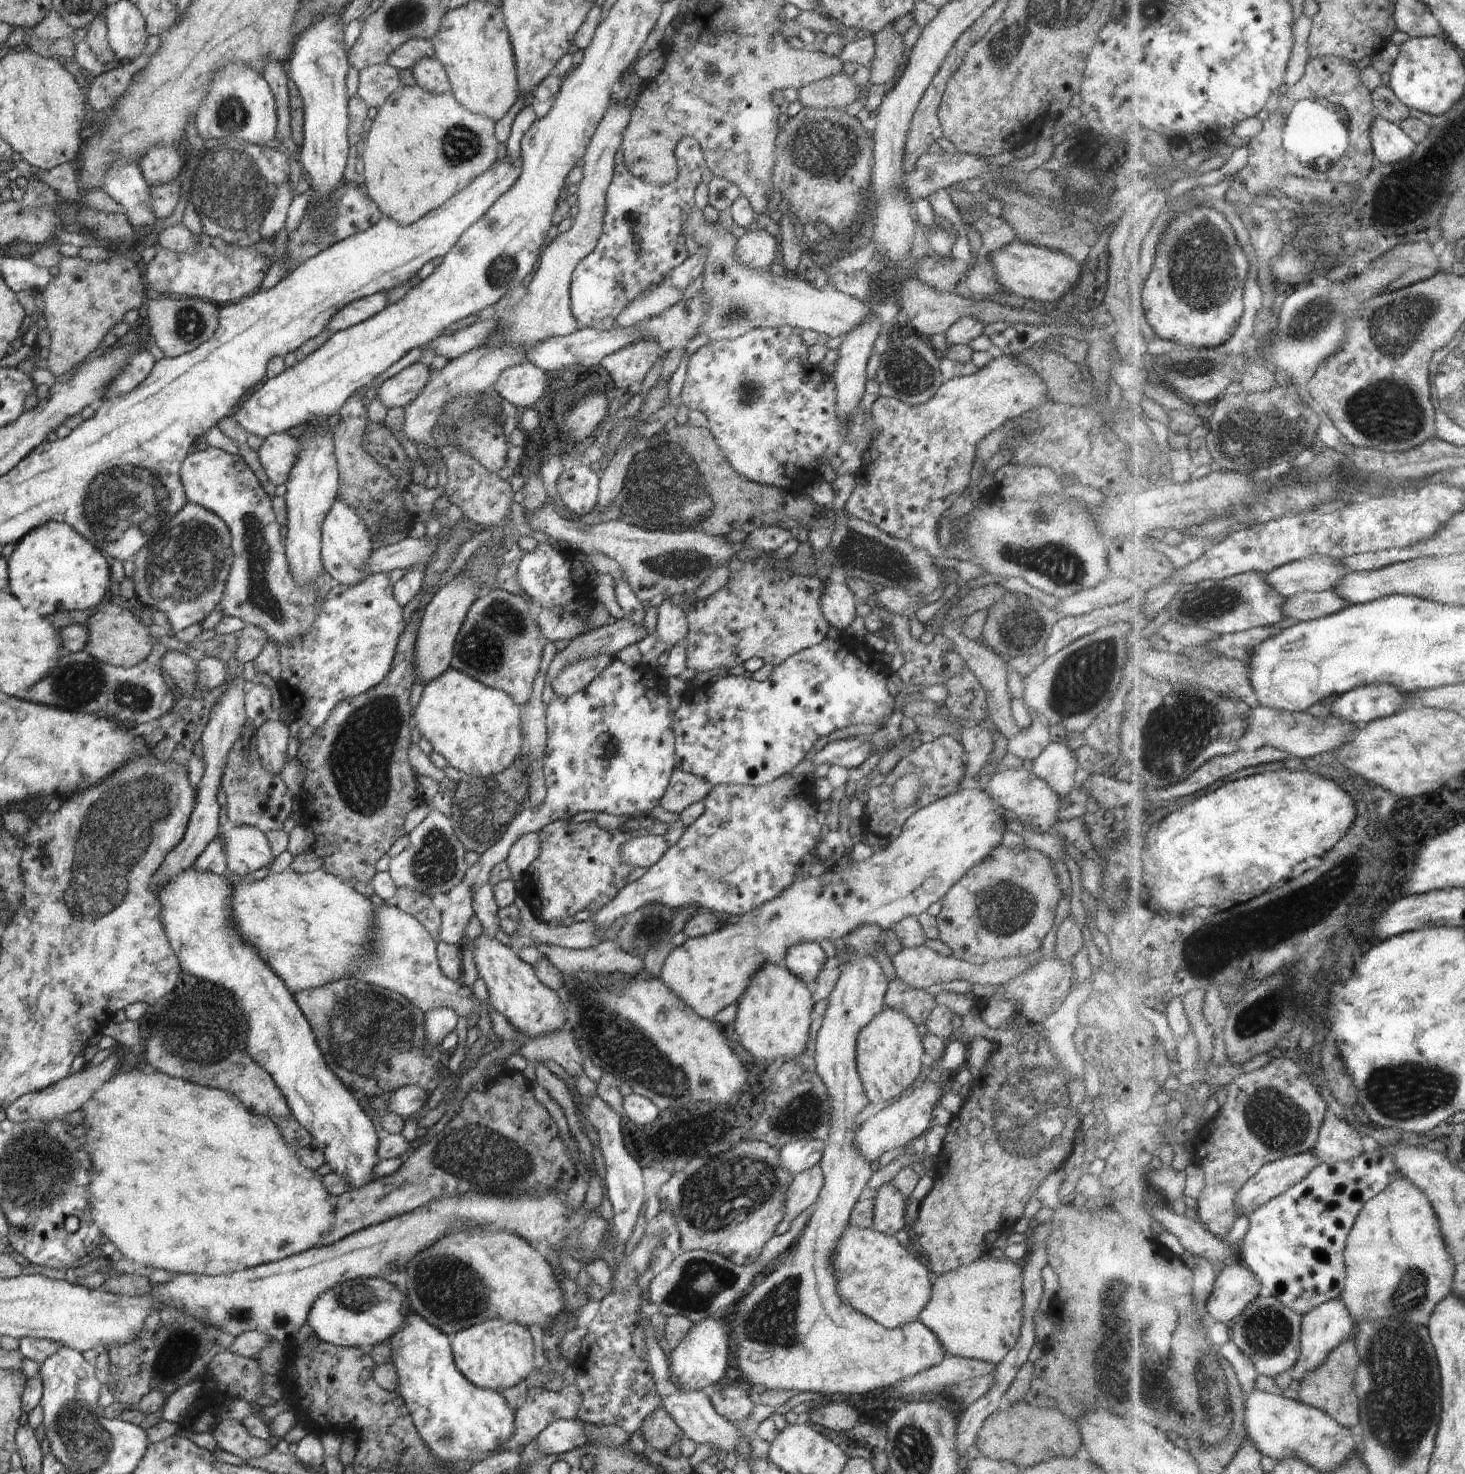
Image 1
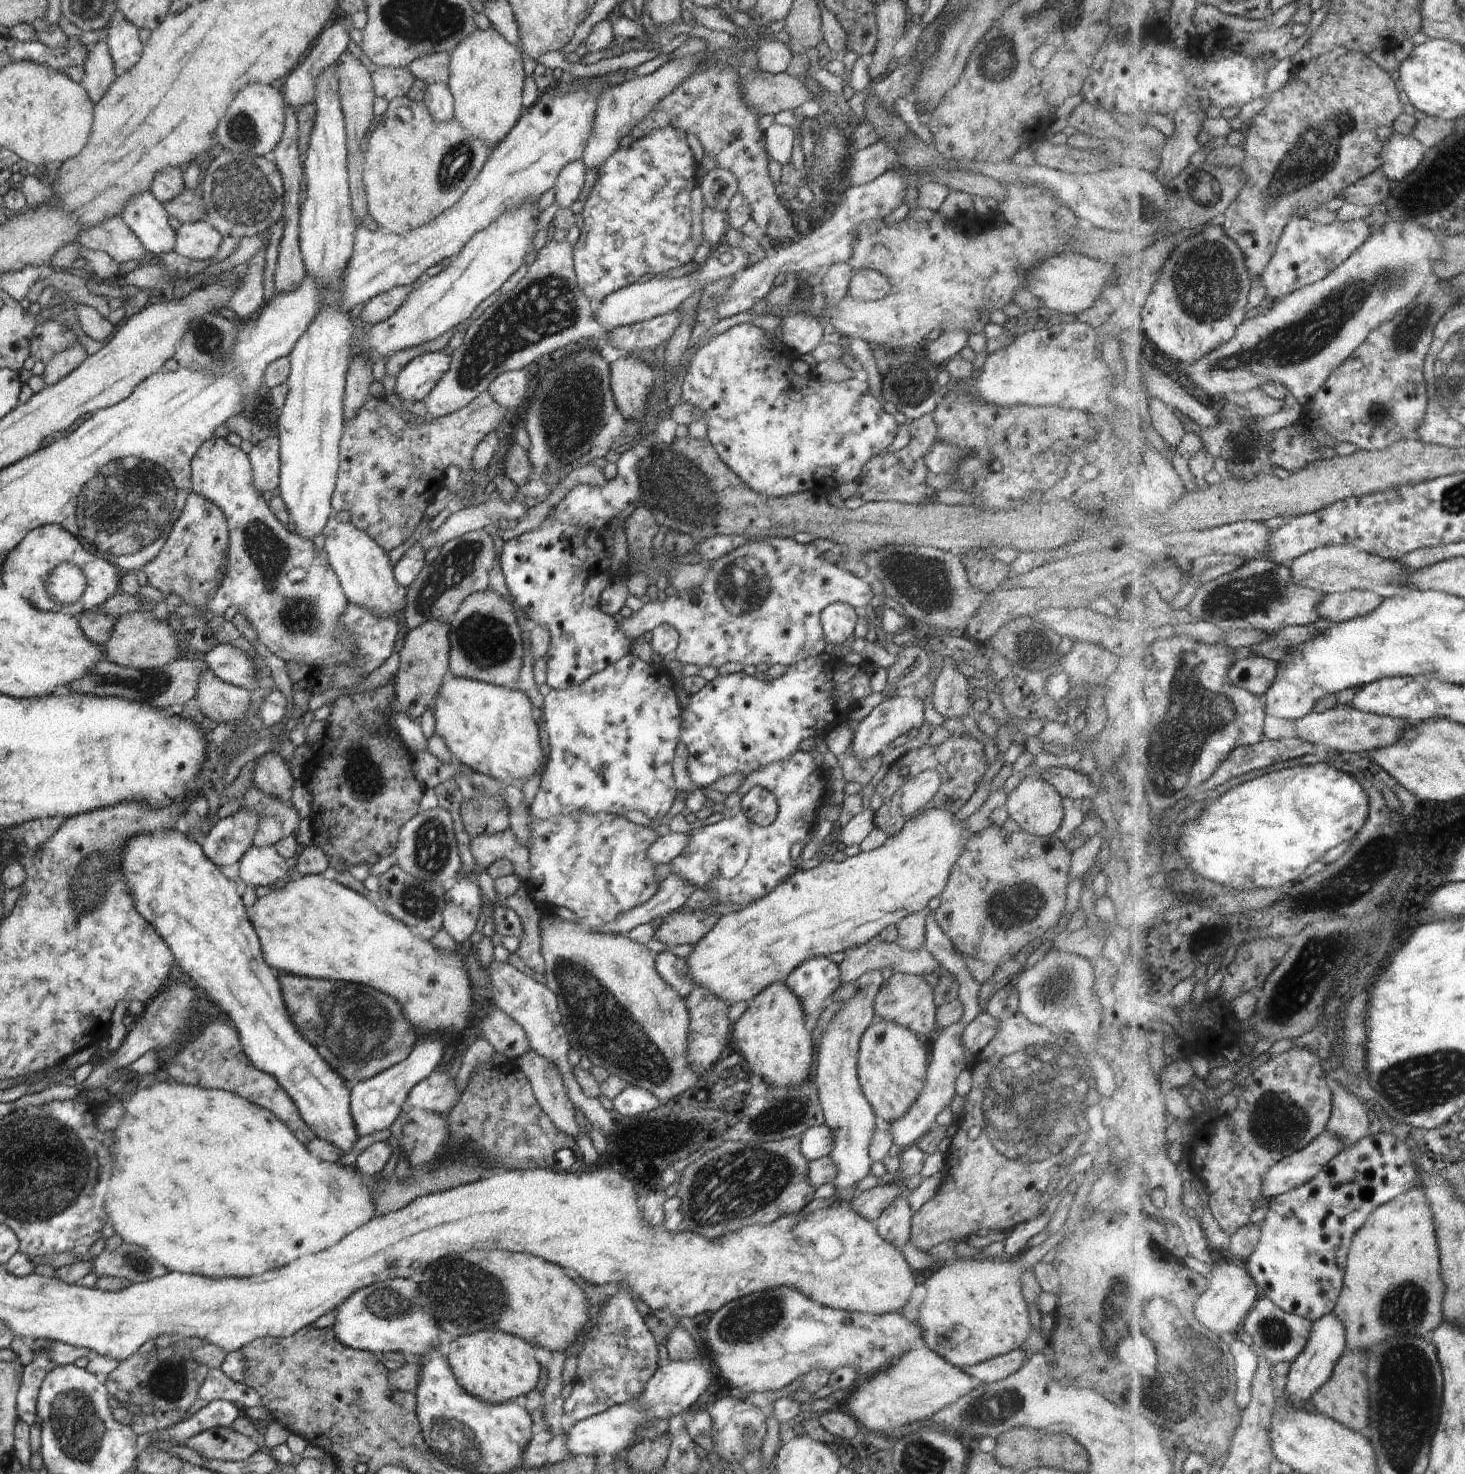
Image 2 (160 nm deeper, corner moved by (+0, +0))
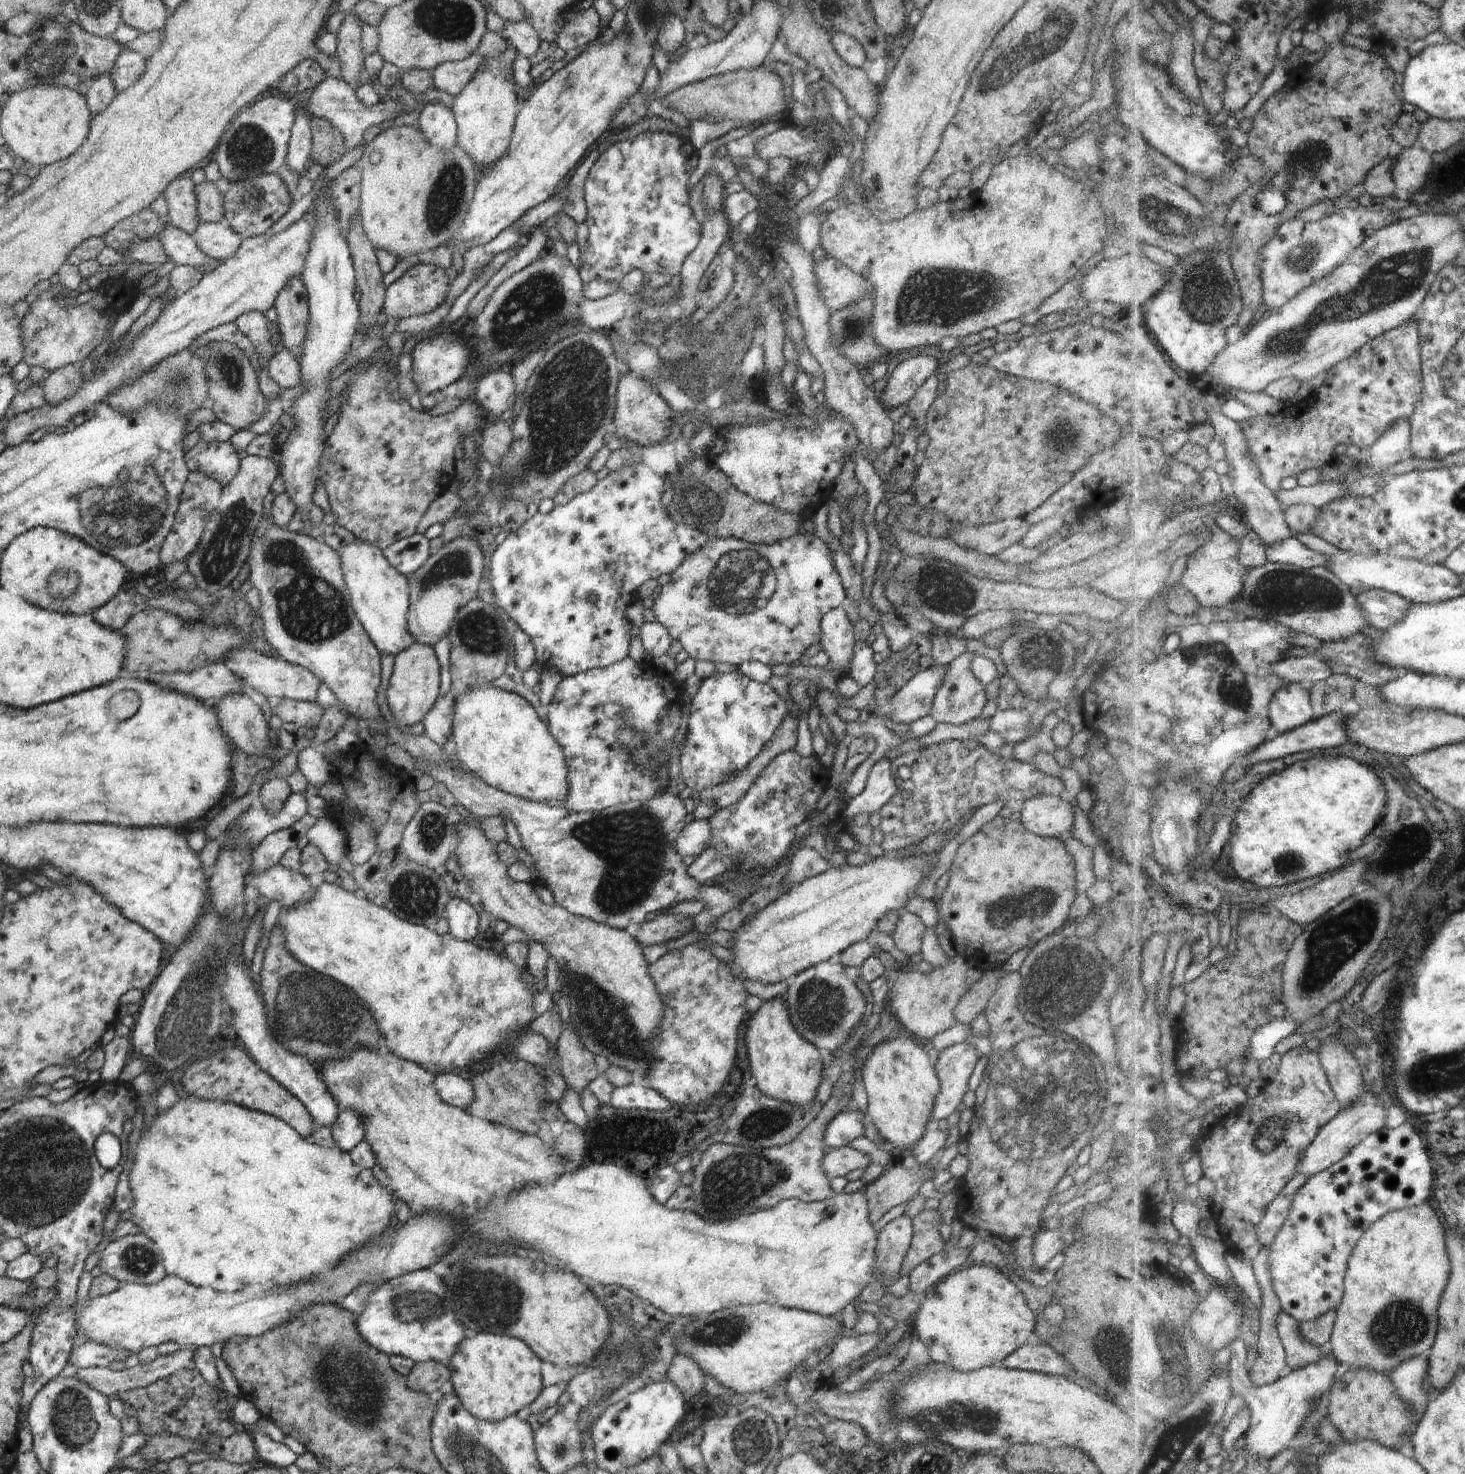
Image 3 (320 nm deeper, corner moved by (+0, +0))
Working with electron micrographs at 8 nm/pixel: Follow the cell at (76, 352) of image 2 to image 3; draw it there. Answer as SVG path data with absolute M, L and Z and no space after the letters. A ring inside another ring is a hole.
M81 364L68 365L49 373L45 380L45 400L57 405L75 395L83 384Z

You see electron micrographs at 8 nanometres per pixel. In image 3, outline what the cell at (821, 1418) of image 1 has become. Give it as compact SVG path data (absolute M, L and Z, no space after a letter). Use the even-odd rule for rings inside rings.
M832 1419L830 1423L821 1426L821 1431L828 1442L850 1454L858 1452L868 1442L864 1430L850 1421Z

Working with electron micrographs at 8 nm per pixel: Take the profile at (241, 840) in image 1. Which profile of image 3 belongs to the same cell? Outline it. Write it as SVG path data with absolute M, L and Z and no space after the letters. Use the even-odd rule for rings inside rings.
M280 864L263 873L254 873L250 870L246 885L249 890L258 892L267 901L278 902L282 913L312 900L317 889L308 877Z

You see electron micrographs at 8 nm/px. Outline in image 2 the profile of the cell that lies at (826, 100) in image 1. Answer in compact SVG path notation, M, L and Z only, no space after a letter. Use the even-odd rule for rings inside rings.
M761 69L743 70L742 88L746 104L756 108L760 117L795 109L816 97L804 86L803 80L786 73L772 74Z

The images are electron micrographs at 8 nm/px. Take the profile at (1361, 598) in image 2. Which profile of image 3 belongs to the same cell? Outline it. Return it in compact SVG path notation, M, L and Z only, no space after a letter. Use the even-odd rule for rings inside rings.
M1369 589L1356 595L1372 628L1382 631L1402 622L1412 608L1412 602L1404 596L1380 589Z

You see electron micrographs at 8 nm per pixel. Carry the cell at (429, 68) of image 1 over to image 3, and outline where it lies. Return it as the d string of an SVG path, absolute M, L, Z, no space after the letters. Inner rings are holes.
M442 102L424 106L416 125L434 149L449 150L457 144L457 123L451 108Z

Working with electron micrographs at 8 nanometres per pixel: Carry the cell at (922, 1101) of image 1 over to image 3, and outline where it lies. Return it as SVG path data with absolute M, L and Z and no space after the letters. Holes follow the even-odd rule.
M968 1042L948 1046L934 1055L938 1056L934 1072L940 1082L940 1092L936 1094L928 1122L945 1119L963 1106L962 1098L969 1090L970 1074L981 1056Z

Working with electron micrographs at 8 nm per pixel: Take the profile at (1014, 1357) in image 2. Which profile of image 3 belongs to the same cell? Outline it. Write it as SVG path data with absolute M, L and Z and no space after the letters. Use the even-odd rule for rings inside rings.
M1033 1341L1006 1356L1000 1364L1004 1368L1018 1371L1035 1371L1062 1377L1074 1375L1071 1365L1054 1350L1054 1346L1037 1344Z

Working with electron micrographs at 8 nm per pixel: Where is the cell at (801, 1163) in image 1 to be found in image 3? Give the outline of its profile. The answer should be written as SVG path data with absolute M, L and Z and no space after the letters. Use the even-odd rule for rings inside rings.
M849 1107L834 1120L828 1122L824 1130L824 1146L838 1149L852 1143L857 1138L864 1137L864 1114L856 1107Z

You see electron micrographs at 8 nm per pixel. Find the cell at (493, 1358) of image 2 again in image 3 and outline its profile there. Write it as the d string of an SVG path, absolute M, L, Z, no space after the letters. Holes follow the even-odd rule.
M469 1333L459 1344L457 1351L451 1358L449 1387L461 1400L464 1408L477 1419L490 1422L501 1421L509 1416L516 1415L524 1406L532 1404L539 1398L539 1394L544 1389L540 1364L542 1364L541 1358L535 1352L532 1352L532 1349L523 1340L506 1335Z

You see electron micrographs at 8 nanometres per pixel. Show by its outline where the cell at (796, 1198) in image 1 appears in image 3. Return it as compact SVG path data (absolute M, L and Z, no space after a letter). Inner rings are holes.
M849 1145L840 1147L832 1152L824 1152L822 1158L822 1170L829 1179L844 1177L853 1170L866 1168L871 1164L870 1158Z

